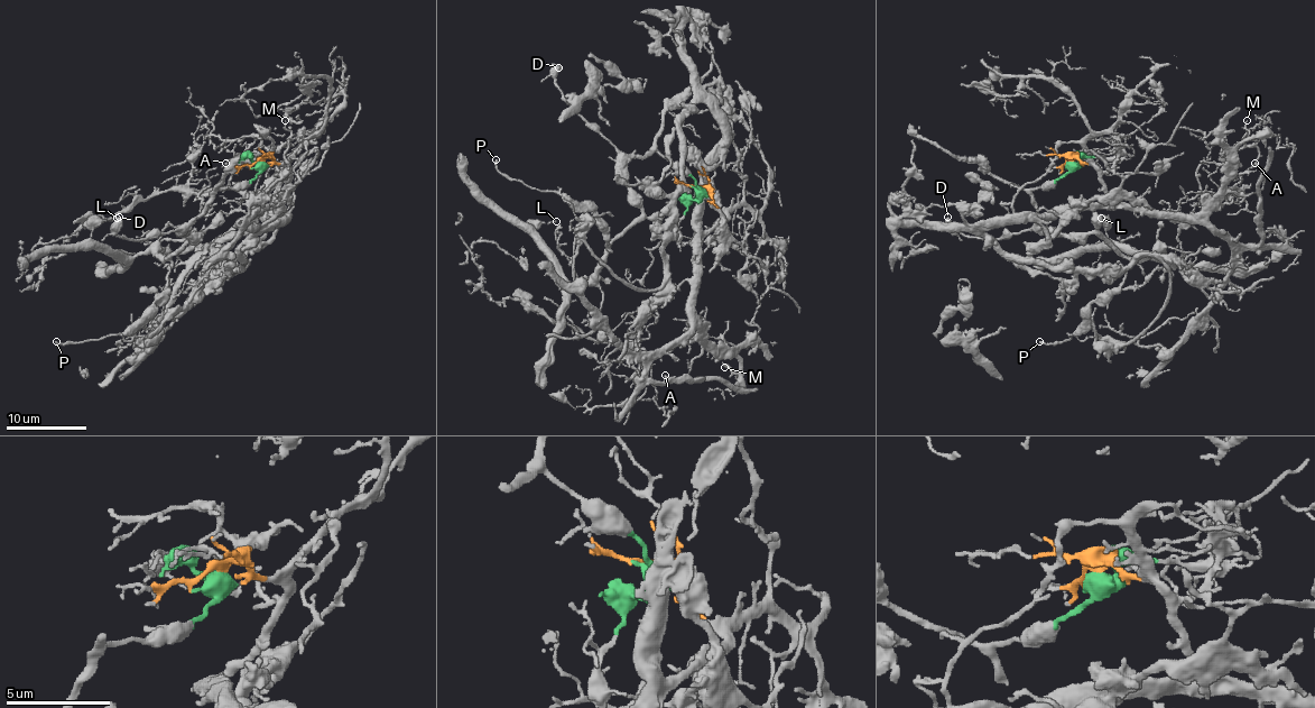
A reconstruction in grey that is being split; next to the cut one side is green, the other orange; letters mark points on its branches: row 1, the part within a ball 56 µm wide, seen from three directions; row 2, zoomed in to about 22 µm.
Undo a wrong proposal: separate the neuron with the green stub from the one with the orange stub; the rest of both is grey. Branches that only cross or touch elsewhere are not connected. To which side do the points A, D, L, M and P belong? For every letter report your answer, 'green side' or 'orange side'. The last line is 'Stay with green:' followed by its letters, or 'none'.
A: orange side
D: green side
L: green side
M: orange side
P: green side
Stay with green: D, L, P

